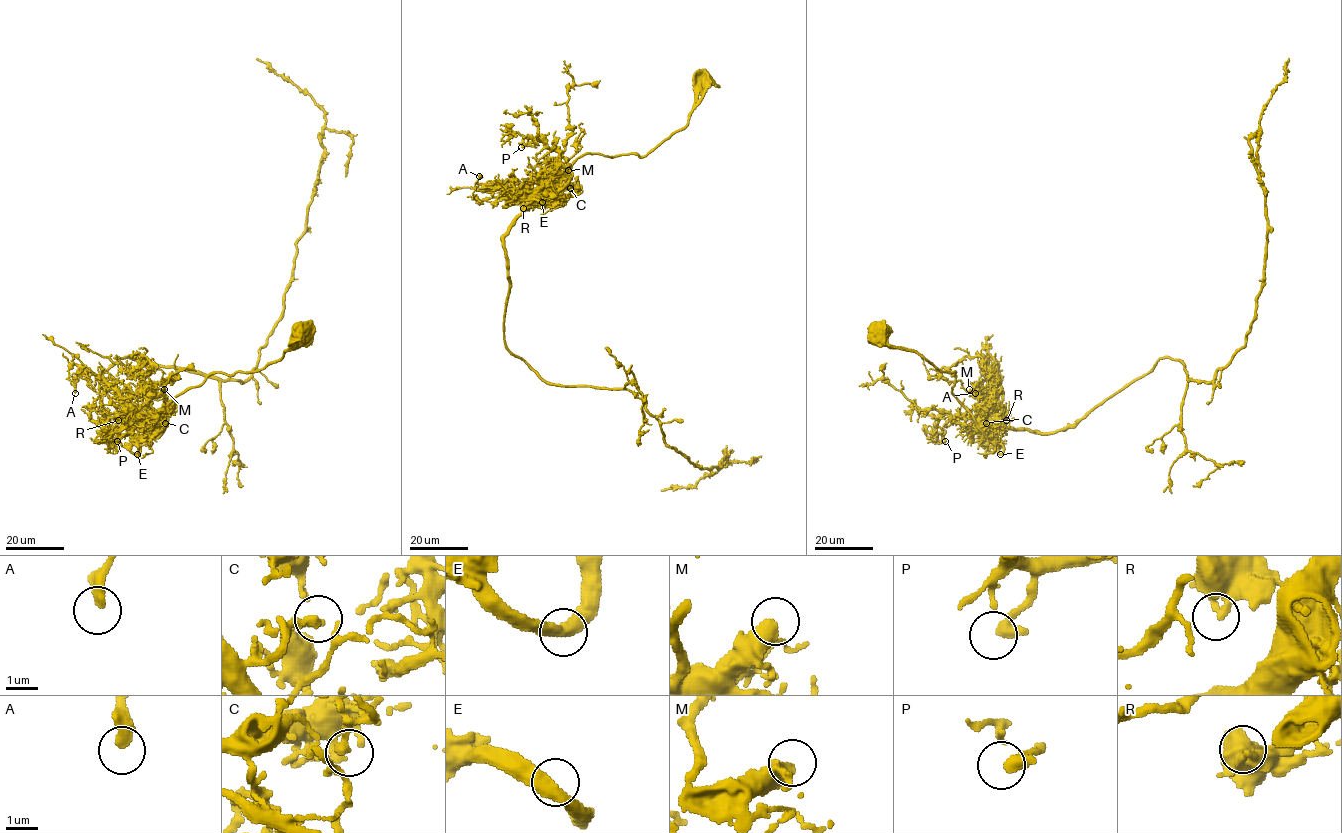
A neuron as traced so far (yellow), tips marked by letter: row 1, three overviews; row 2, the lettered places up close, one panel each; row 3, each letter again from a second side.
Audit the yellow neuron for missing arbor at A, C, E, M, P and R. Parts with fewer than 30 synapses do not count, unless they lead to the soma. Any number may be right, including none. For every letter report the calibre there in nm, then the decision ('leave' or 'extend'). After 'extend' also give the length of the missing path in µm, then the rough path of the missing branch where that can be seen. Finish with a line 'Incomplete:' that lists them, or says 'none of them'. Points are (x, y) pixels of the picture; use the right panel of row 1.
A: calibre 360 nm; leave
C: calibre 200 nm; leave
E: calibre 420 nm; leave
M: calibre 500 nm; extend; missing 20 µm; course (969, 389), (968, 381), (960, 373), (950, 384), (949, 391)
P: calibre 400 nm; leave
R: calibre 340 nm; leave
Incomplete: M

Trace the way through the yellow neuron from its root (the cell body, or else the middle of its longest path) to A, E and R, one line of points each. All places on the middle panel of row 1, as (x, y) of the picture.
A: (707, 80), (688, 122), (643, 156), (584, 153), (572, 164), (568, 182), (507, 197), (473, 198), (479, 176)
E: (707, 80), (683, 128), (643, 156), (582, 154), (571, 166), (569, 181), (543, 193), (542, 202)
R: (707, 80), (688, 122), (644, 156), (582, 154), (571, 166), (568, 182), (545, 186), (532, 207), (523, 208)

